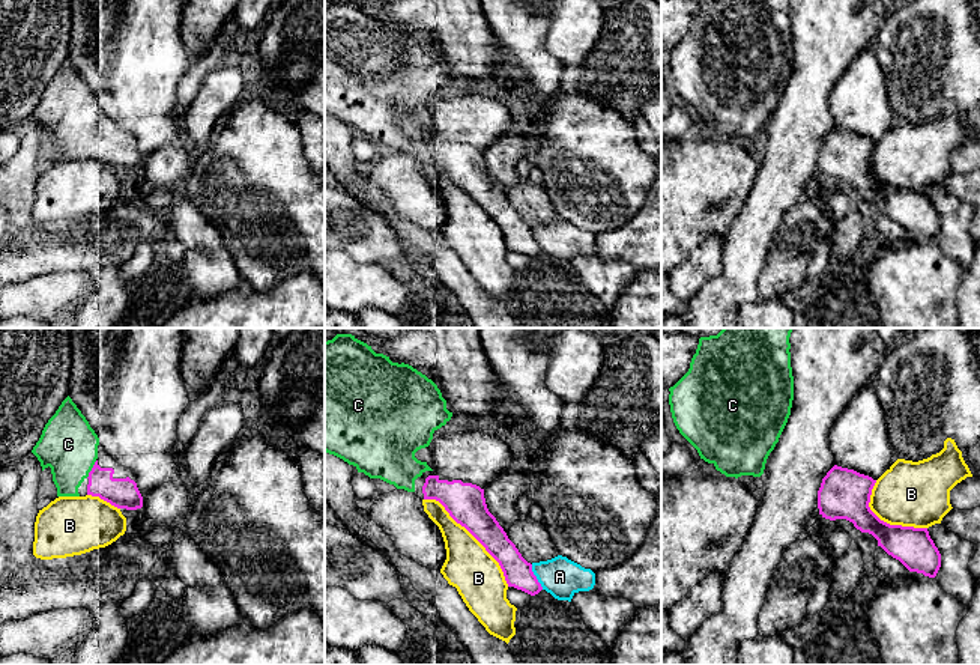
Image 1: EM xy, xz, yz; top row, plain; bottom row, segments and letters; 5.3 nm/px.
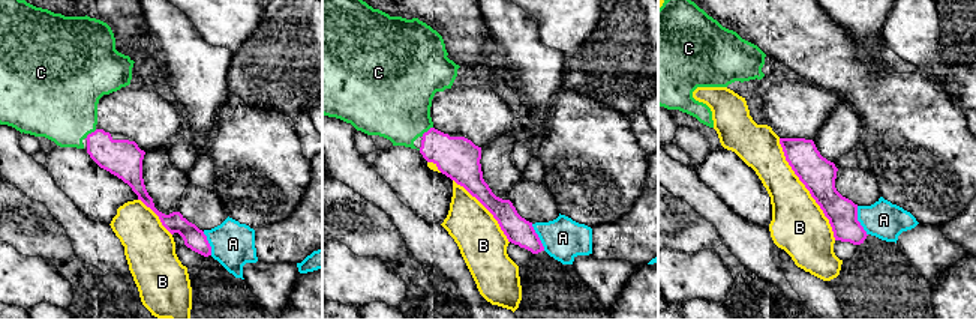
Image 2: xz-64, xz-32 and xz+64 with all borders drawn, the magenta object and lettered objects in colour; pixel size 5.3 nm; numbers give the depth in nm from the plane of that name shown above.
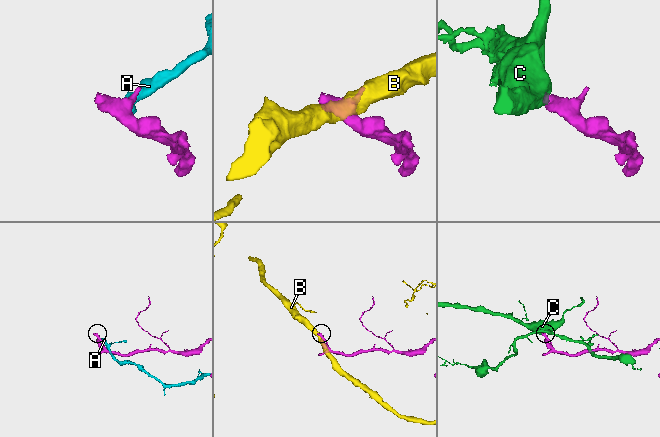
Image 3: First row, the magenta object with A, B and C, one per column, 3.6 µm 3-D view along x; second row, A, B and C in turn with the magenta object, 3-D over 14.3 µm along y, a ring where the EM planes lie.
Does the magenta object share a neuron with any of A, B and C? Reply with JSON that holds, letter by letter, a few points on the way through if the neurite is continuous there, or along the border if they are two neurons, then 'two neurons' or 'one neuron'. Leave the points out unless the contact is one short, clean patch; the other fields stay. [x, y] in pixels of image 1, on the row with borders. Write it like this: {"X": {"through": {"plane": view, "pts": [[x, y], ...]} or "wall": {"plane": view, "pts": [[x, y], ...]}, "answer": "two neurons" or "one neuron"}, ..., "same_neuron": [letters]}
{"A": {"answer": "two neurons"}, "B": {"answer": "two neurons"}, "C": {"answer": "one neuron"}, "same_neuron": ["C"]}

